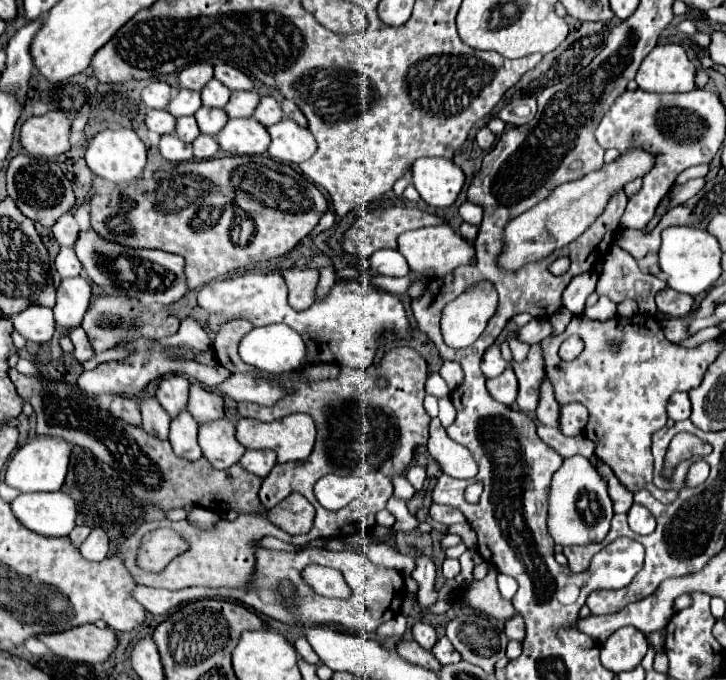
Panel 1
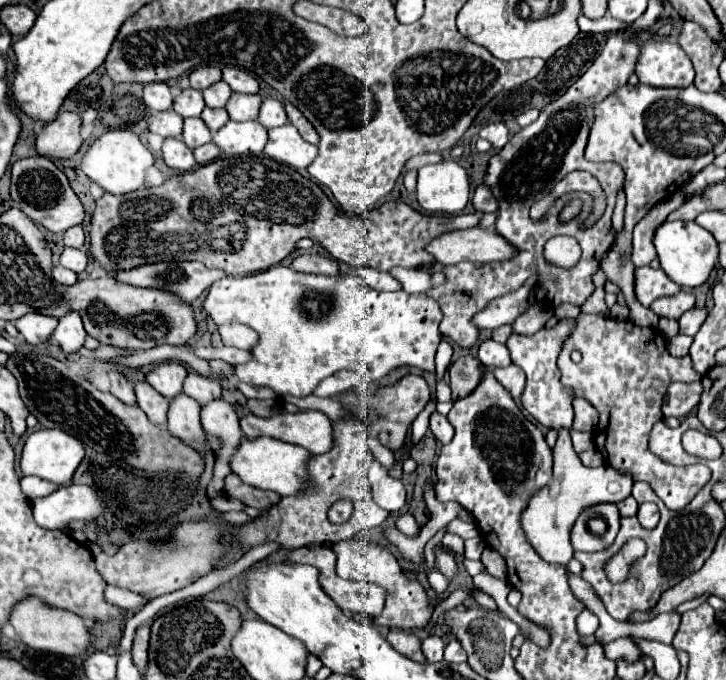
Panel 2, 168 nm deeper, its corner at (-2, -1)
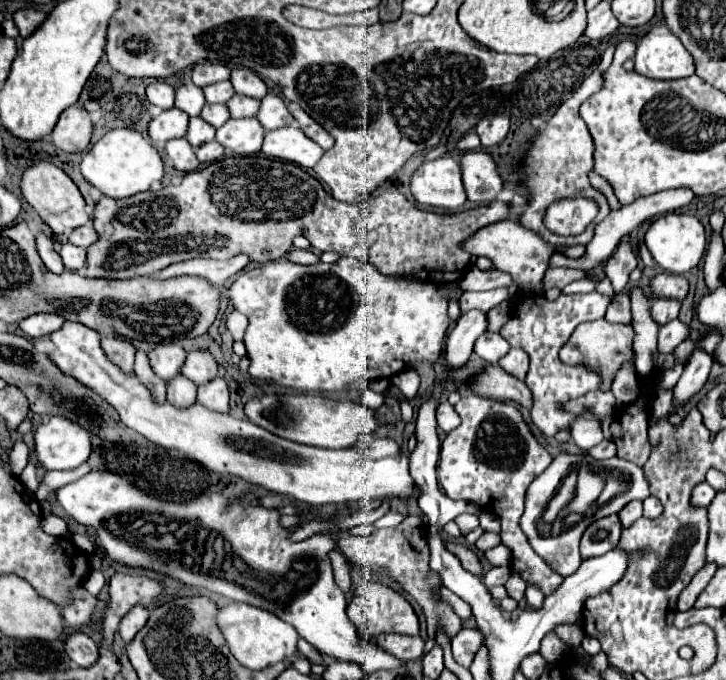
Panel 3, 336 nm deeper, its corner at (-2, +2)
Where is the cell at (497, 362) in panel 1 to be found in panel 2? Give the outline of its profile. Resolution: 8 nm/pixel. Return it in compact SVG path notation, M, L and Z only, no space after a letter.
M494 340L480 342L478 358L488 368L500 368L500 366L508 366L512 362L508 348L504 344L500 344L500 342L494 342Z

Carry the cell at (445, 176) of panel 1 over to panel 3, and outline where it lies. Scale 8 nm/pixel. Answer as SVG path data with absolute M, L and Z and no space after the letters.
M452 157L420 165L412 175L410 191L419 206L457 211L466 203L462 171Z

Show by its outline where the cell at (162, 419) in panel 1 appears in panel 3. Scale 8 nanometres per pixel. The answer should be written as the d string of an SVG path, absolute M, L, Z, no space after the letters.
M136 351L134 373L142 381L142 385L146 385L150 389L154 403L166 401L166 383L150 369L150 363L148 363L148 357L146 357L144 351Z

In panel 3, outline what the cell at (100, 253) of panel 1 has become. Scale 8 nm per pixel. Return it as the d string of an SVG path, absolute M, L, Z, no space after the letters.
M238 255L226 261L206 261L206 259L190 259L182 263L172 263L166 269L154 273L154 279L170 279L178 275L196 275L206 279L210 285L224 285L230 277L242 271L250 259L246 255Z

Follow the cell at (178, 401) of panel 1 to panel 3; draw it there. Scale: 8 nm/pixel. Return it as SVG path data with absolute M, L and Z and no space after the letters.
M158 345L148 353L148 359L154 373L168 383L180 373L186 359L186 351L180 345Z

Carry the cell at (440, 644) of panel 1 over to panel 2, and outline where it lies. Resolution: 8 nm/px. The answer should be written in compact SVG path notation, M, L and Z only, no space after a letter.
M450 640L444 650L446 662L466 662L466 650L458 644L458 640Z

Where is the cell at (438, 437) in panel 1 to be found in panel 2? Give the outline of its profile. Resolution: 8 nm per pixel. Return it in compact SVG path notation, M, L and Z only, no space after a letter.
M434 412L434 414L430 416L430 430L434 432L434 436L436 436L436 440L438 440L440 444L448 444L448 442L452 440L452 436L454 436L452 424L450 424L448 418L442 416L440 412Z

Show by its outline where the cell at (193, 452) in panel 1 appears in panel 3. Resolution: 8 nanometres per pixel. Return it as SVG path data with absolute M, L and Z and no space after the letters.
M174 377L174 381L168 383L168 403L186 409L196 403L196 385L192 381L186 381L186 377Z

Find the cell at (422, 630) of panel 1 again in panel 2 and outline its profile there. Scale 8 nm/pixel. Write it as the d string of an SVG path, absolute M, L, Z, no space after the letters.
M432 634L422 640L422 652L426 656L426 662L440 662L444 656L444 642L440 636Z

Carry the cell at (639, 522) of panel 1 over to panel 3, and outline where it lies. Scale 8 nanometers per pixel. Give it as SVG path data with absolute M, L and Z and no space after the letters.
M646 497L644 499L644 517L648 519L656 519L662 515L662 503L656 497Z

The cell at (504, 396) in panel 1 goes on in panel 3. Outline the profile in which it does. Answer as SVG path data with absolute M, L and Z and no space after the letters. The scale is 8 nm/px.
M510 349L510 353L502 357L498 365L516 379L524 379L528 373L528 357L526 353L522 353L522 349Z

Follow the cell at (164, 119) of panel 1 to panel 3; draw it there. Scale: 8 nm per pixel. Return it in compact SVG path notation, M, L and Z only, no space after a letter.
M178 107L162 111L158 117L154 117L148 125L148 135L152 139L170 141L174 137L184 137L188 129L188 115L182 113Z

